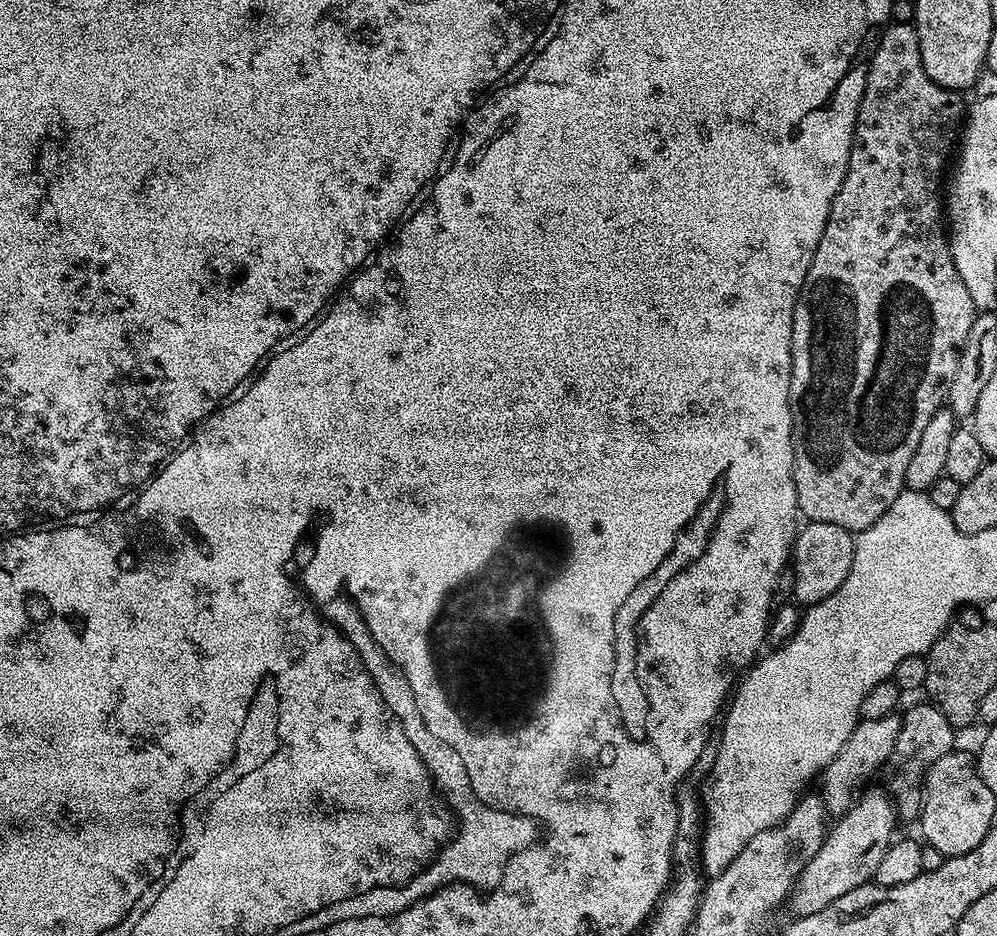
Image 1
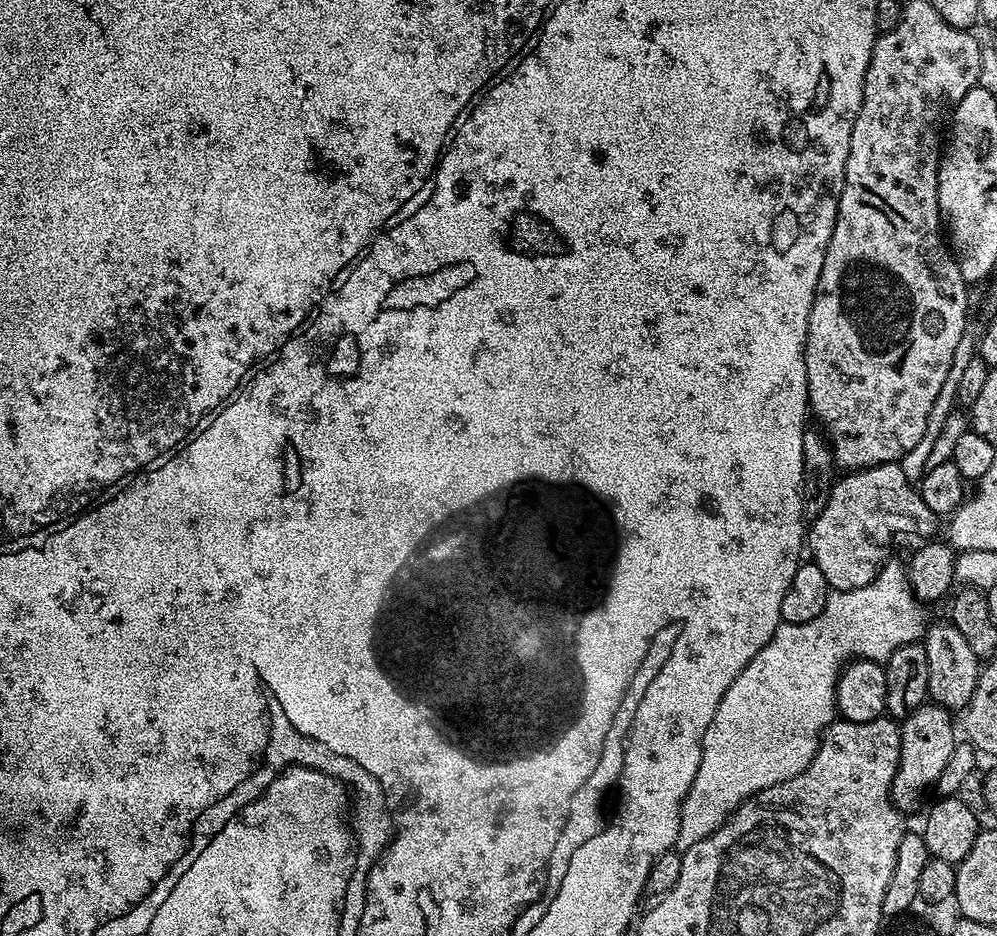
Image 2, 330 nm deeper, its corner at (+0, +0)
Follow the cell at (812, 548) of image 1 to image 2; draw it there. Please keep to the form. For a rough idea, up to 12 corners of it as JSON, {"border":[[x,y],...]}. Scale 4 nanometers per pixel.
{"border":[[899,463],[831,485],[806,548],[837,592],[870,586],[899,532],[938,517]]}

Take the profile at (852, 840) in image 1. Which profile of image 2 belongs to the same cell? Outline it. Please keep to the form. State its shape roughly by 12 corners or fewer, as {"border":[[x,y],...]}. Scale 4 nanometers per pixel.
{"border":[[949,709],[903,717],[892,801],[909,810],[935,785],[958,737]]}

